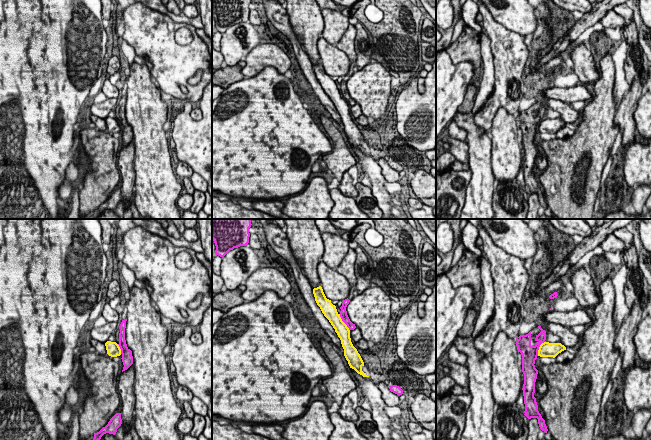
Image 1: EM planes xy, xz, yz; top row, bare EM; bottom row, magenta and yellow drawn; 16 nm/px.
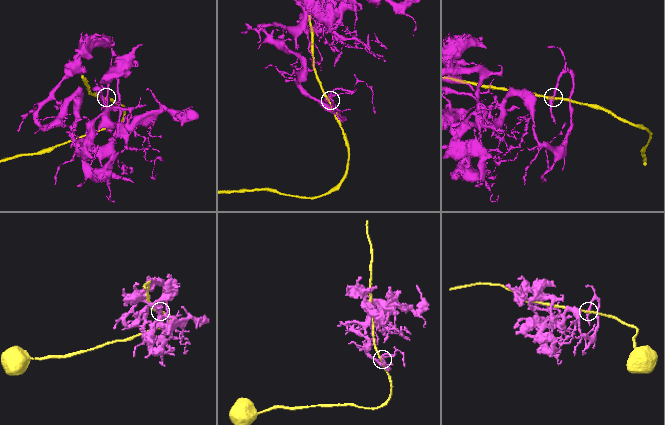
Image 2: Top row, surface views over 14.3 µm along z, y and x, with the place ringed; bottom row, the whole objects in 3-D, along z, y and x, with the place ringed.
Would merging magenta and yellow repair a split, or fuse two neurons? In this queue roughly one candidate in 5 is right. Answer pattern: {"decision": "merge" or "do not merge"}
{"decision": "do not merge"}

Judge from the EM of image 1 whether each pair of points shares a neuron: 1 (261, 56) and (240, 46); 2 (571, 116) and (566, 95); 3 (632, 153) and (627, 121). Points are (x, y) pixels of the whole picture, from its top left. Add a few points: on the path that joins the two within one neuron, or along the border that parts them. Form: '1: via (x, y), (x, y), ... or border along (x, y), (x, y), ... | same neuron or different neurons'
1: border along (260, 43), (243, 59) | different neurons
2: border along (549, 98), (561, 100), (568, 104) | different neurons
3: border along (634, 141), (625, 147) | different neurons

